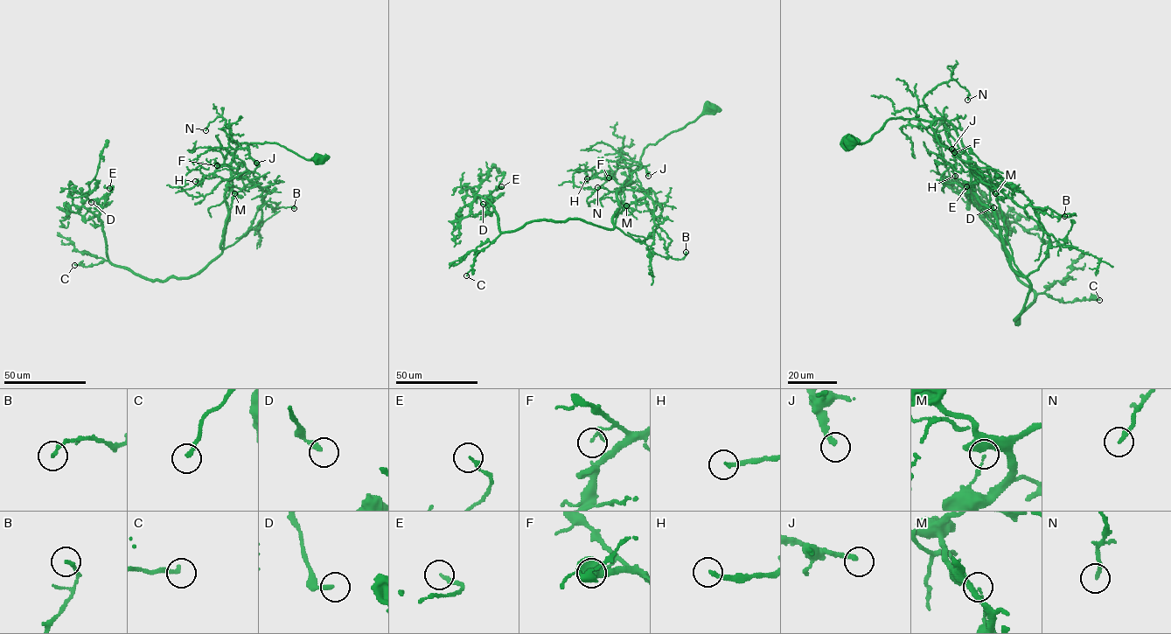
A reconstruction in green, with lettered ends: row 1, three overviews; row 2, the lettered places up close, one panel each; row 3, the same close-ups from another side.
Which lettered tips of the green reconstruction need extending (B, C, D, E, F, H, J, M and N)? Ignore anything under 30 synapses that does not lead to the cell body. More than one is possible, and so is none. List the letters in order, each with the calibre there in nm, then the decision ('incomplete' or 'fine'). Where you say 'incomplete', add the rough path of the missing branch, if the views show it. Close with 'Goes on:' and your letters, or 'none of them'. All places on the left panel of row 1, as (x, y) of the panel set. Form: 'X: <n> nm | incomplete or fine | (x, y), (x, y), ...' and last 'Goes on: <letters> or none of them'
B: 170 nm | fine
C: 200 nm | fine
D: 240 nm | fine
E: 190 nm | fine
F: 170 nm | fine
H: 190 nm | incomplete | (195, 181), (185, 181), (176, 173), (177, 170), (175, 171)
J: 240 nm | incomplete | (256, 163), (261, 158), (261, 144), (266, 135), (267, 128), (260, 119), (257, 107), (263, 100)
M: 120 nm | fine
N: 200 nm | incomplete | (205, 130), (200, 140), (185, 151)
Goes on: H, J, N

